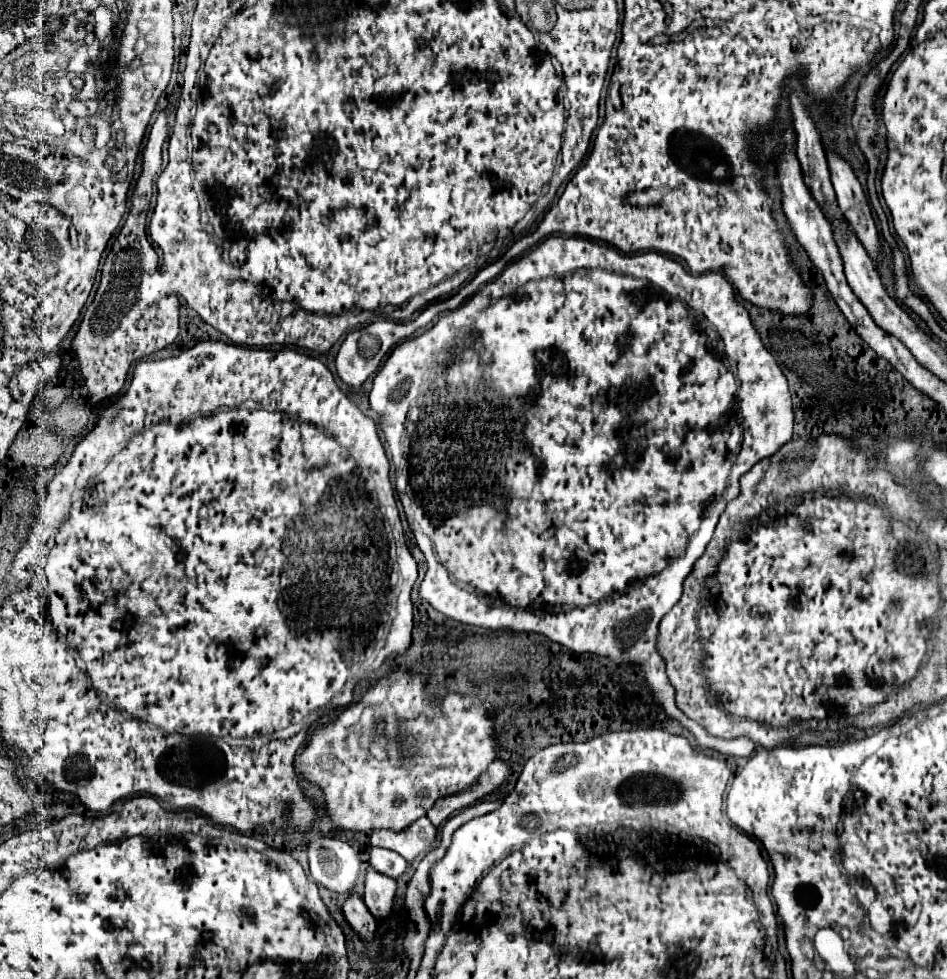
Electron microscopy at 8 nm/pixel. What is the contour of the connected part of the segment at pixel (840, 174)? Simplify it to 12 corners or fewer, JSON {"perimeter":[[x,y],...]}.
{"perimeter":[[826,150],[836,200],[870,258],[878,230],[854,170]]}

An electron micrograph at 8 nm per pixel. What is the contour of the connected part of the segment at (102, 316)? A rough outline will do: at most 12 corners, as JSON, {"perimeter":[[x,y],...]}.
{"perimeter":[[168,118],[142,152],[128,218],[72,350],[90,402],[180,332],[146,214]]}

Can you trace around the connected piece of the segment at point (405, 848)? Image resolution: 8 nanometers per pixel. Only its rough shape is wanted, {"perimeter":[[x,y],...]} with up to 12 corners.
{"perimeter":[[426,816],[402,832],[374,830],[372,846],[412,862],[428,852],[436,828]]}

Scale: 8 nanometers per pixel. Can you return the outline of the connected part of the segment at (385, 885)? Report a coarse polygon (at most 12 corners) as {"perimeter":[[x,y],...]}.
{"perimeter":[[366,872],[364,902],[378,918],[388,918],[396,880]]}

